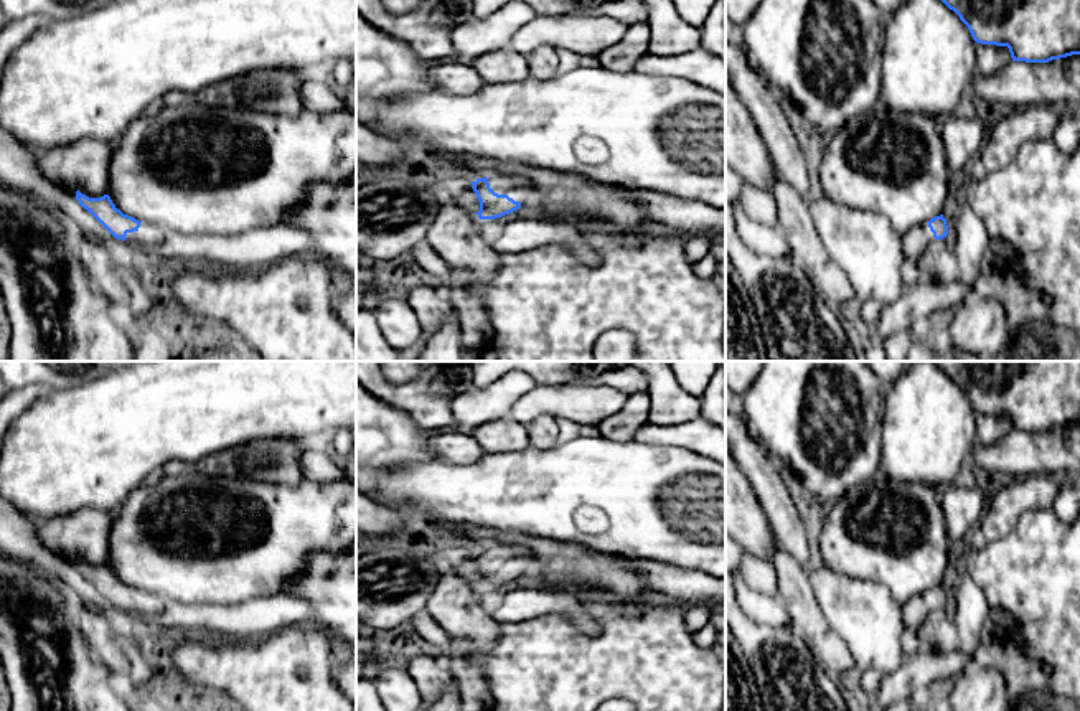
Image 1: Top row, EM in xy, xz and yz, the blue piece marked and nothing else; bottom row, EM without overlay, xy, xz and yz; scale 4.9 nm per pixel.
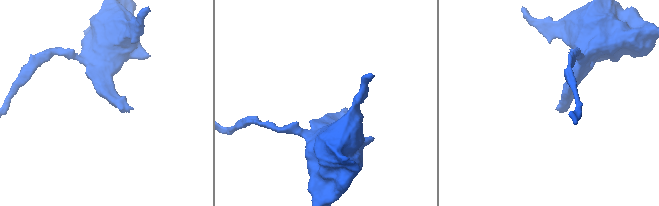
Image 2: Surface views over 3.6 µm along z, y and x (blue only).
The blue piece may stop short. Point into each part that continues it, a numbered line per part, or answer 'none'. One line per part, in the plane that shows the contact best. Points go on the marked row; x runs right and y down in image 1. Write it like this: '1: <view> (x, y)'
1: xz (520, 190)

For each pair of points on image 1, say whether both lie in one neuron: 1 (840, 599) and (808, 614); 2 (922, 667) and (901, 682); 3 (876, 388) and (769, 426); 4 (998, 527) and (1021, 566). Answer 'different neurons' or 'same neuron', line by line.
1: different neurons
2: same neuron
3: same neuron
4: different neurons

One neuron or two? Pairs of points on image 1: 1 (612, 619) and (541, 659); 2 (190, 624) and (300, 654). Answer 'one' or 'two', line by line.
1: one
2: two

